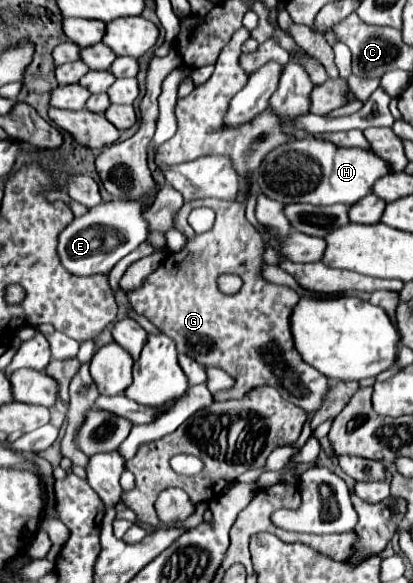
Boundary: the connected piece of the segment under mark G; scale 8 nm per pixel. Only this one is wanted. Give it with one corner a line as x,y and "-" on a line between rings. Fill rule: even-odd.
192,200
180,208
174,228
186,236
184,248
166,256
140,288
126,294
130,306
170,336
178,352
188,354
204,368
216,366
228,372
236,380
240,392
258,386
274,386
282,398
304,408
308,414
316,412
322,406
328,380
316,368
304,364
294,348
290,314
300,296
288,286
264,280
264,242
246,220
244,206
236,200
-
198,206
208,206
216,212
214,228
204,234
194,234
186,220
190,210
-
224,272
238,274
244,280
238,294
220,294
216,278

